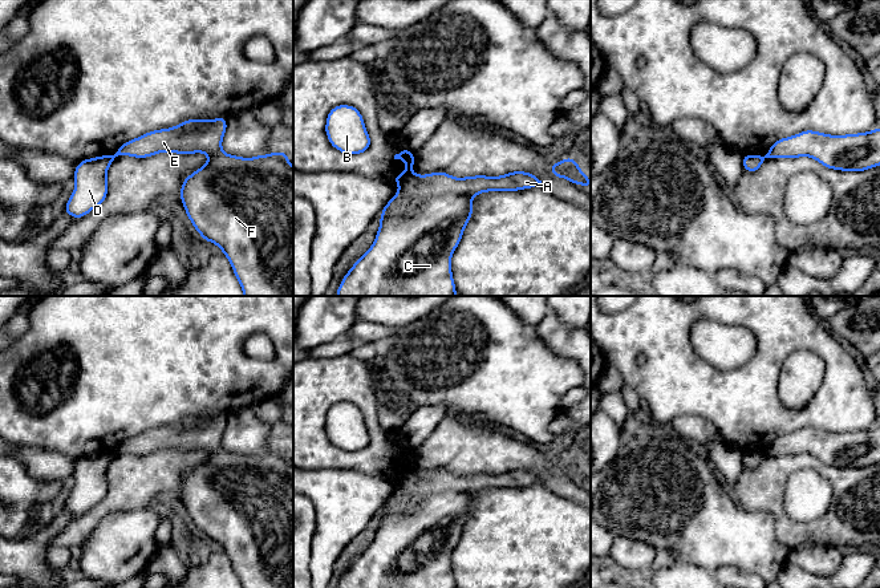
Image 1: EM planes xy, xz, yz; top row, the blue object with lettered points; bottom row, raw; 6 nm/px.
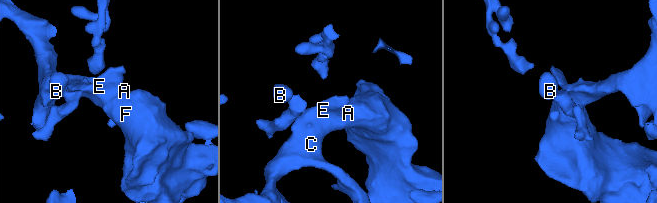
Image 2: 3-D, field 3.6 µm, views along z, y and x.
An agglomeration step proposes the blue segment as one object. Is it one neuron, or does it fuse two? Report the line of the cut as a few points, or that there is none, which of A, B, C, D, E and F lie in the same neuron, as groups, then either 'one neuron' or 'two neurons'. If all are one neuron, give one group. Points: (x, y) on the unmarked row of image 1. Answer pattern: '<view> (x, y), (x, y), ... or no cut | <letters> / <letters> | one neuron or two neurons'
xz (412, 470), (401, 481) | A C E F / B D | two neurons

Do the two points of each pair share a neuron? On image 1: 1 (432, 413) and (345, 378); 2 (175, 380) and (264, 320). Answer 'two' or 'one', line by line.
1: two
2: one

